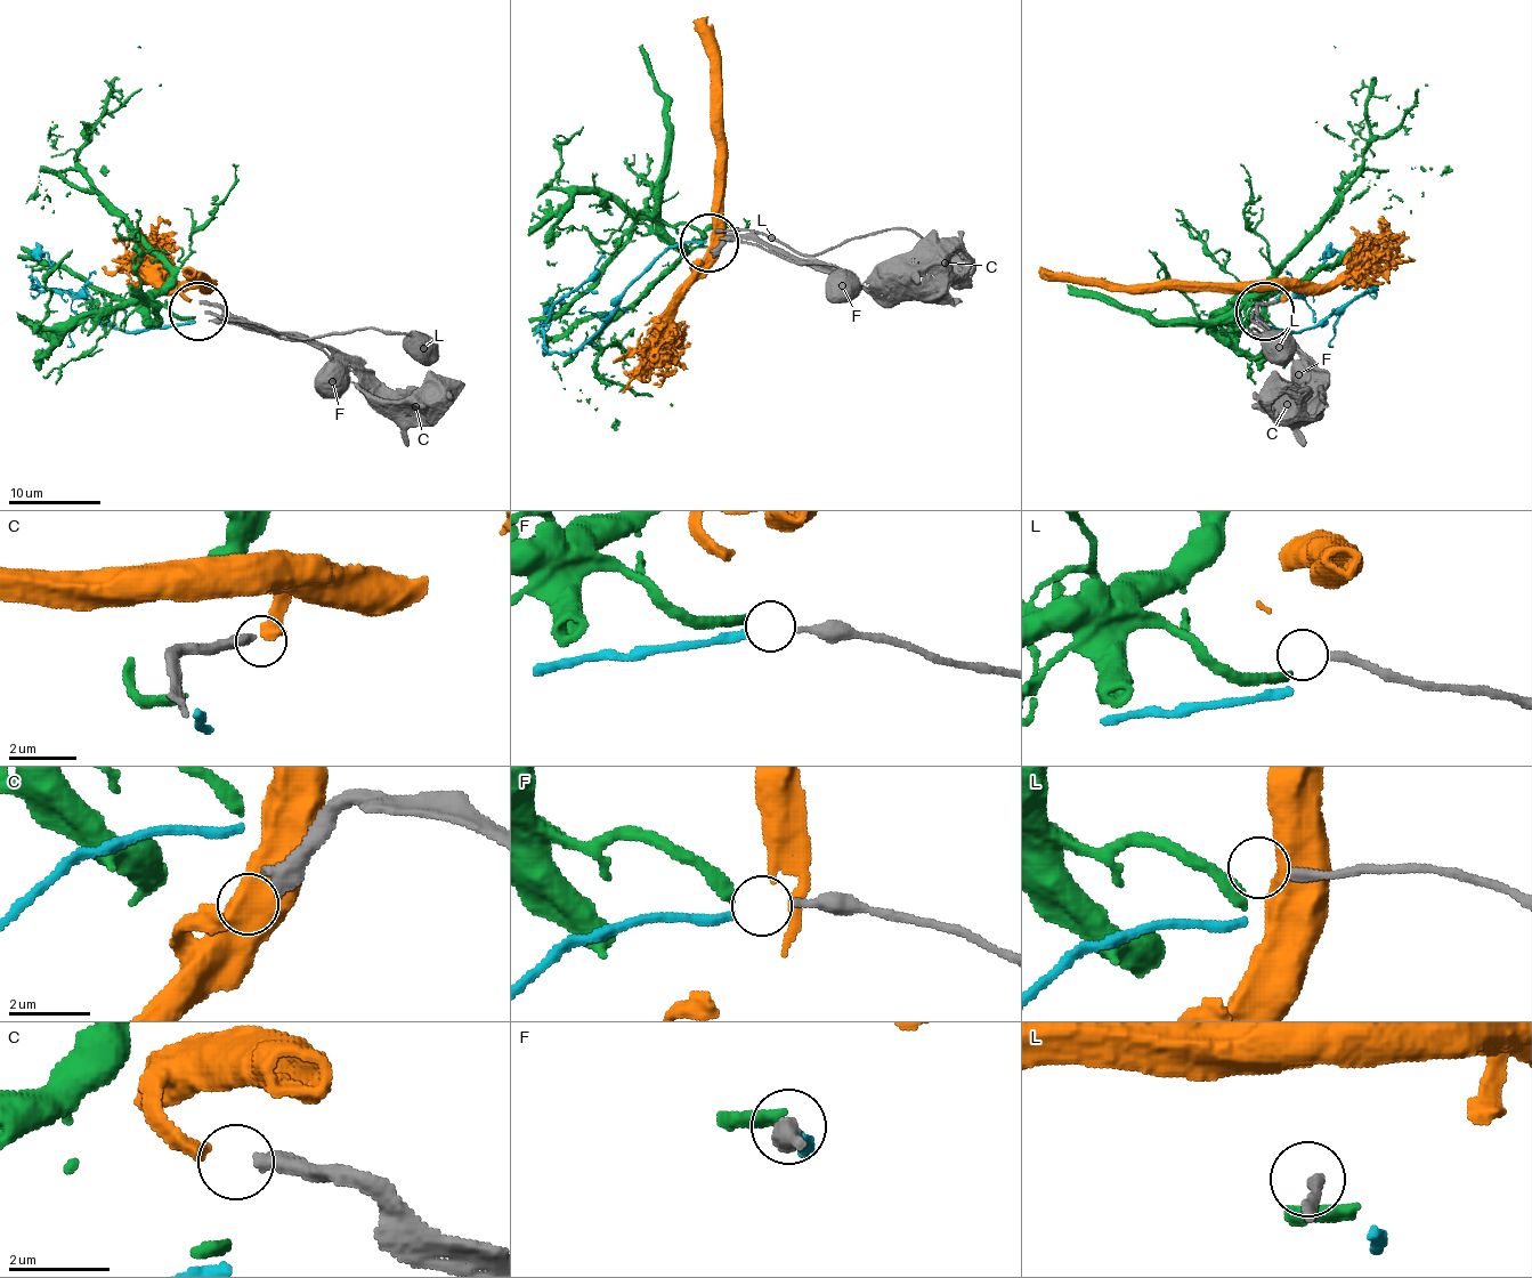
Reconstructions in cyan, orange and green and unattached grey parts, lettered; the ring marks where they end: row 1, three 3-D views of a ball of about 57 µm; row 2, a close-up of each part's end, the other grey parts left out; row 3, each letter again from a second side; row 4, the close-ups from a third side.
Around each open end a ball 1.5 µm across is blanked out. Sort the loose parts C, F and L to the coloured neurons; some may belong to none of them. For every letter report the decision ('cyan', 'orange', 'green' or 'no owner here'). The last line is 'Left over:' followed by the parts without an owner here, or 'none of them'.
C: orange
F: no owner here
L: no owner here
Left over: F, L

